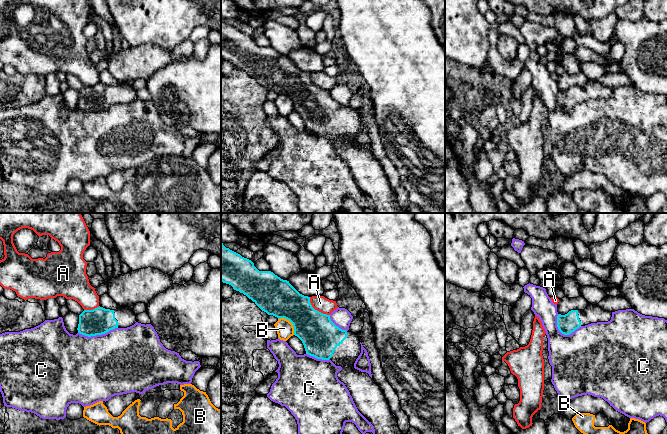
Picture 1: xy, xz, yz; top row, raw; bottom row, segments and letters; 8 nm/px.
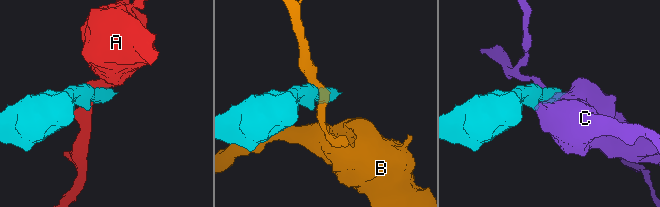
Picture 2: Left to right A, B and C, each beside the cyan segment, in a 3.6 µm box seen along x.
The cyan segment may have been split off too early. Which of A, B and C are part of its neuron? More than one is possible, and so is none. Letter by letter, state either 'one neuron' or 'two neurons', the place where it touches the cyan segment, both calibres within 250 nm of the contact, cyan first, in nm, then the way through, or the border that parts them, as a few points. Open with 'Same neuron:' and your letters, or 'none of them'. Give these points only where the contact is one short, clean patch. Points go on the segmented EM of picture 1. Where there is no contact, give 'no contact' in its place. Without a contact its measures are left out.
Same neuron: none of them
A: two neurons; contact xz (316, 310); calibres 300 and 120 nm
B: two neurons; contact xz (290, 321); calibres 300 and 140 nm; border xz (278, 318), (286, 318), (292, 324), (294, 334)
C: two neurons; contact xy (97, 334); calibres 220 and 480 nm

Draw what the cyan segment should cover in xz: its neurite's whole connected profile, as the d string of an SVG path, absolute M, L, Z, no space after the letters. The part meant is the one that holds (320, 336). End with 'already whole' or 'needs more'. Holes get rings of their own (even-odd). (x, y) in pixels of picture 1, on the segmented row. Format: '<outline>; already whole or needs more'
M222 242L221 281L246 295L268 315L289 320L293 324L294 335L302 341L306 354L317 359L330 359L336 366L341 366L342 370L337 373L337 377L349 390L358 411L374 426L375 434L403 434L381 388L368 373L354 368L361 353L357 334L340 329L331 321L330 315L315 310L310 297L300 294L289 281L271 271L259 271L251 260L226 248Z; needs more

